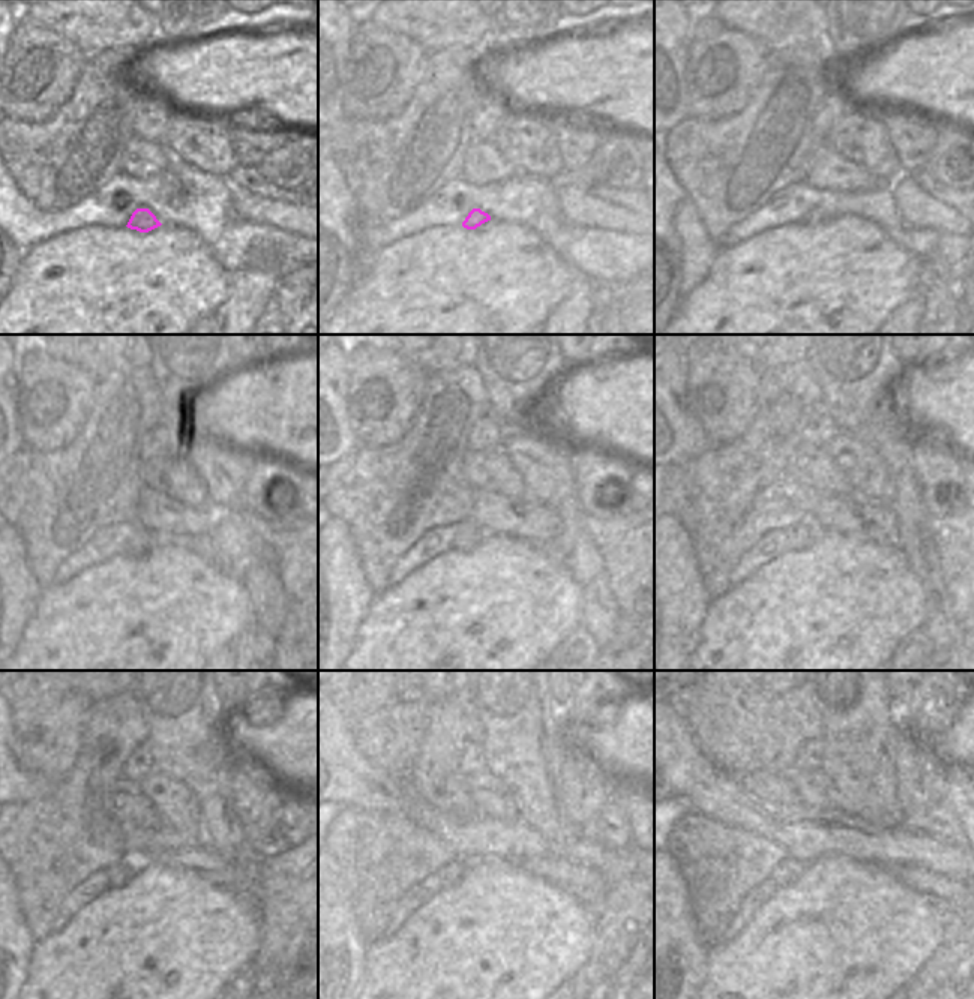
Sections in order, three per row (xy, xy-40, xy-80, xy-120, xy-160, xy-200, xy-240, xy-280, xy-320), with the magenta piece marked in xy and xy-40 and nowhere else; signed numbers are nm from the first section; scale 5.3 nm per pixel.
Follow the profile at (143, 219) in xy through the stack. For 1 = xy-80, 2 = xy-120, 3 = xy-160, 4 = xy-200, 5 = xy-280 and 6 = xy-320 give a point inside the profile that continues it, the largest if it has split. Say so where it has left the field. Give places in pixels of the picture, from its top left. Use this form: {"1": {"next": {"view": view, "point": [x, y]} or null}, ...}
{"1": {"next": {"view": "xy-80", "point": [815, 216]}}, "2": {"next": {"view": "xy-120", "point": [143, 540]}}, "3": {"next": {"view": "xy-160", "point": [467, 536]}}, "4": {"next": {"view": "xy-200", "point": [799, 536]}}, "5": {"next": {"view": "xy-280", "point": [449, 875]}}, "6": {"next": {"view": "xy-320", "point": [787, 872]}}}

